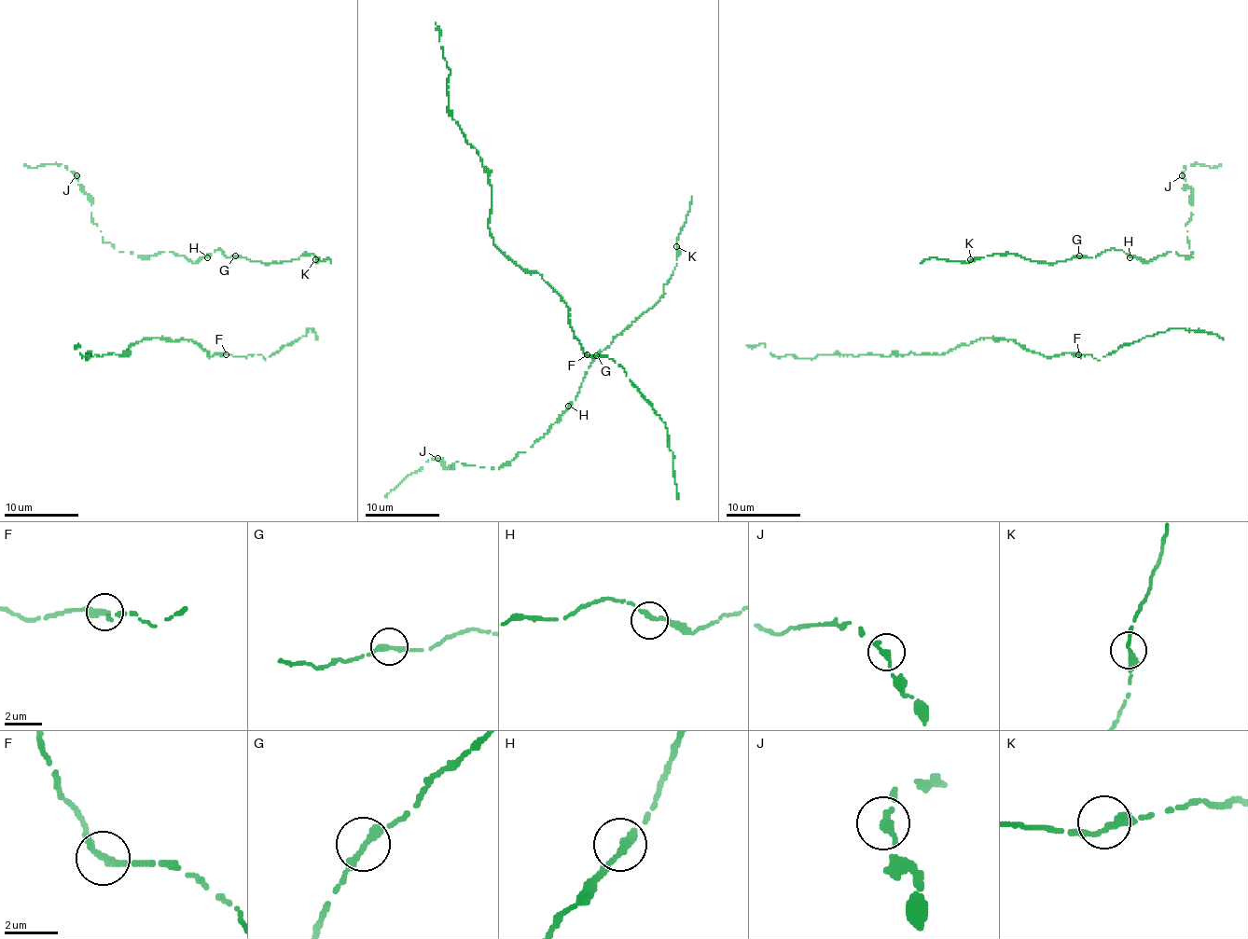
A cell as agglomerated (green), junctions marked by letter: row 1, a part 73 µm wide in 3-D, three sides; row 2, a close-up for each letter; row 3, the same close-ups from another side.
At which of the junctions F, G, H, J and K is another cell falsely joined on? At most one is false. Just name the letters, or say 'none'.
none

